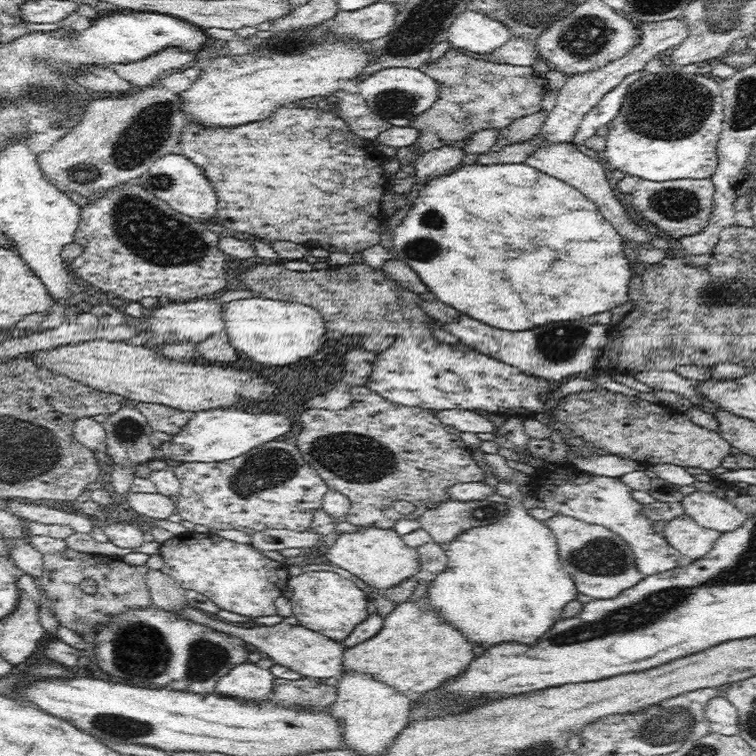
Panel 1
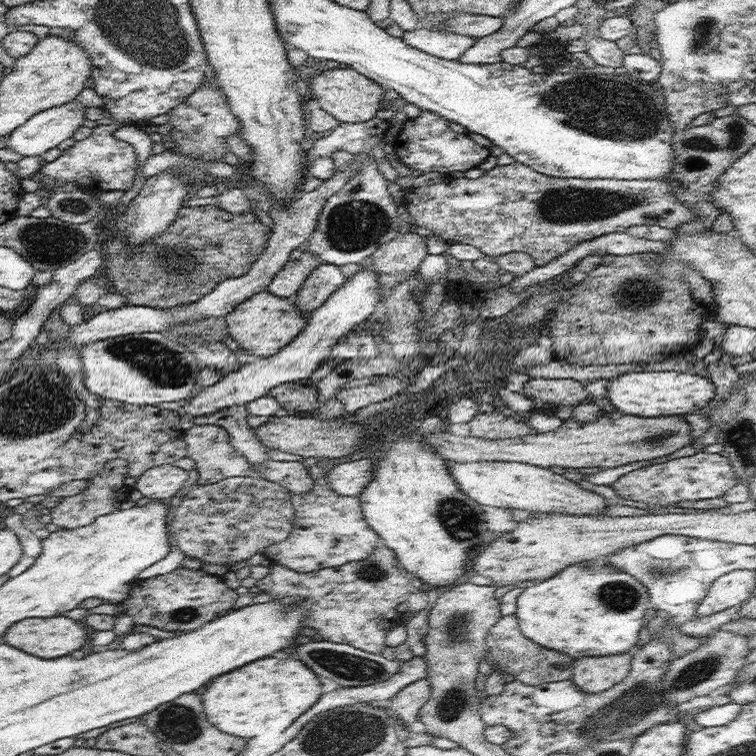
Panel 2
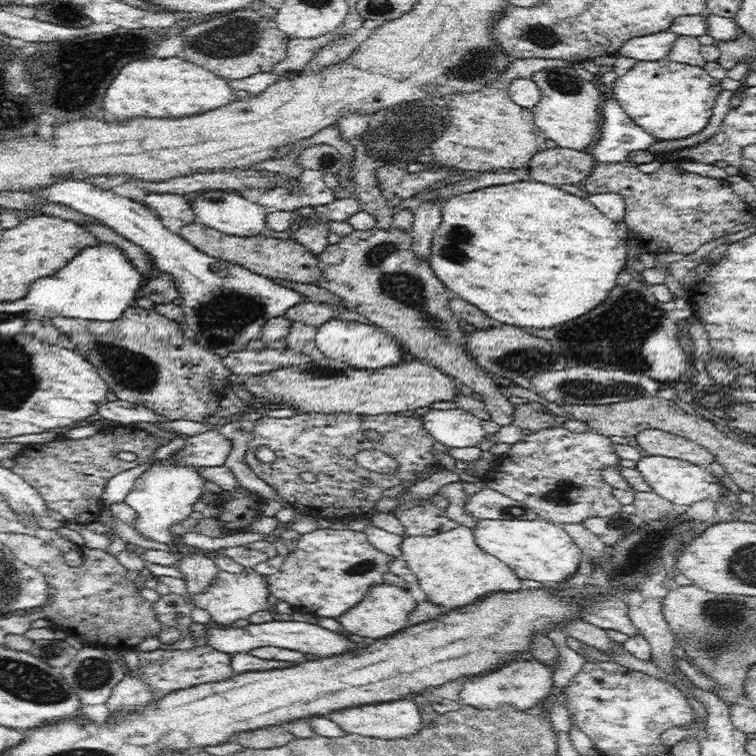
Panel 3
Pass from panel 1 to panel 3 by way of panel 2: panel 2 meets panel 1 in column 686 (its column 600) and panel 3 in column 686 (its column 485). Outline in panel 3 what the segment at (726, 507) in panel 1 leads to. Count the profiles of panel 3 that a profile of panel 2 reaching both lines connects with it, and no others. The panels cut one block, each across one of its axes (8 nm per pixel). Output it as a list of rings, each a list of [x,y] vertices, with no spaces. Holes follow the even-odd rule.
[[[648,455],[637,462],[637,469],[656,494],[663,496],[677,508],[688,507],[694,502],[702,502],[706,500],[706,497],[716,502],[721,501],[722,494],[727,493],[724,484],[716,476],[705,473],[700,466],[684,459]]]

